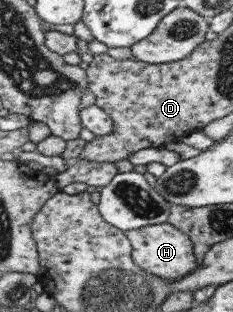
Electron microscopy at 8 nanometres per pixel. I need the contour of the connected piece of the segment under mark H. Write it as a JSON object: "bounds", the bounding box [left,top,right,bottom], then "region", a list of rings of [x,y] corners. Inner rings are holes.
{"bounds":[124,221,198,282],"region":[[[159,221],[157,225],[130,229],[124,234],[129,238],[132,245],[133,261],[145,272],[149,272],[157,278],[174,282],[198,266],[190,237],[168,221]]]}

